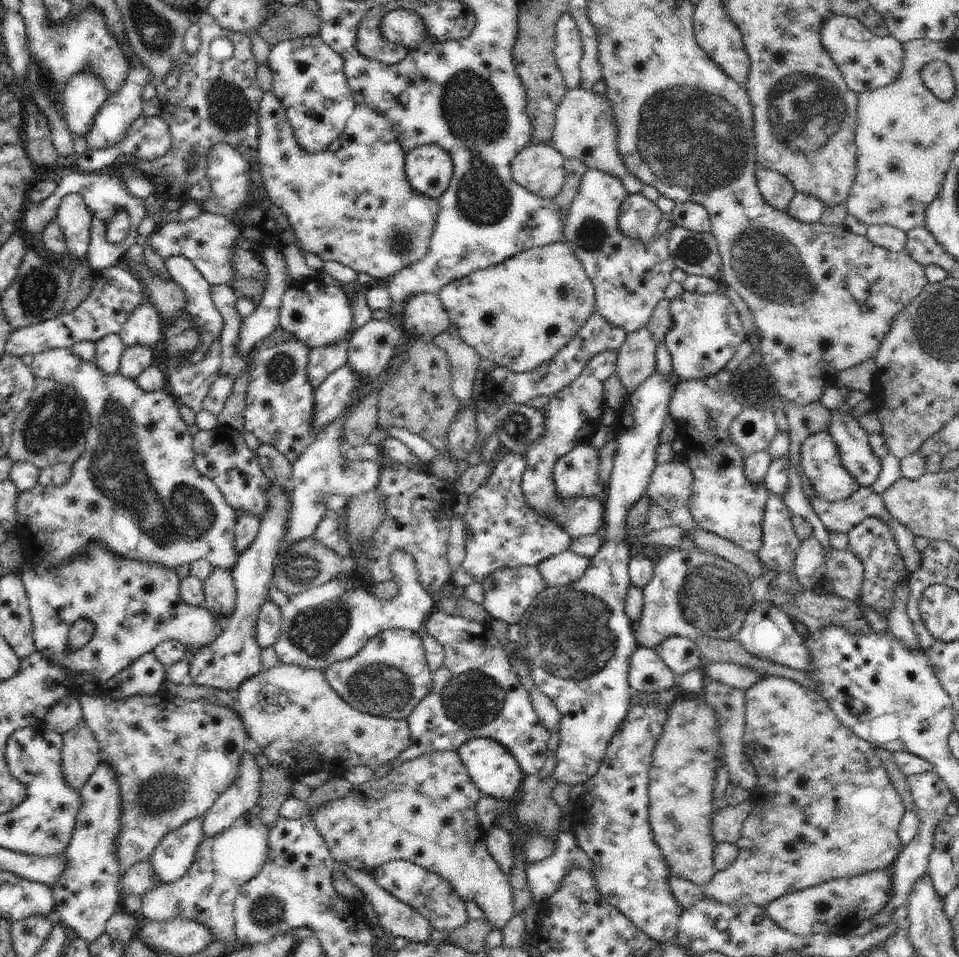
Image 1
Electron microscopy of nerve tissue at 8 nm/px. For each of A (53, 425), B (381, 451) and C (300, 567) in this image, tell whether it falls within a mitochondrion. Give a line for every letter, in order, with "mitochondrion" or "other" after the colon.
A: mitochondrion
B: other
C: mitochondrion

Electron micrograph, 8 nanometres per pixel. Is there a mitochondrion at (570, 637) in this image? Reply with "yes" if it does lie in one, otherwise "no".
yes

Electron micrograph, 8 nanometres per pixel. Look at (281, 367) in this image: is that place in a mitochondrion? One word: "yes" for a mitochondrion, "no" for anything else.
yes

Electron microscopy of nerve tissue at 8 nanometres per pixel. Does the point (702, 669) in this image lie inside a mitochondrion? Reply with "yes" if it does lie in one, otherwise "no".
no

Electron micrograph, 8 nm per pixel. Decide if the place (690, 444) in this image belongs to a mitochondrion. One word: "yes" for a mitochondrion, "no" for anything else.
no

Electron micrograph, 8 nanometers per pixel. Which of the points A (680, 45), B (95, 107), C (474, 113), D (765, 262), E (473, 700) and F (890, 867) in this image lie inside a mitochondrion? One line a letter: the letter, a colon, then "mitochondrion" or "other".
A: other
B: other
C: mitochondrion
D: mitochondrion
E: mitochondrion
F: other

